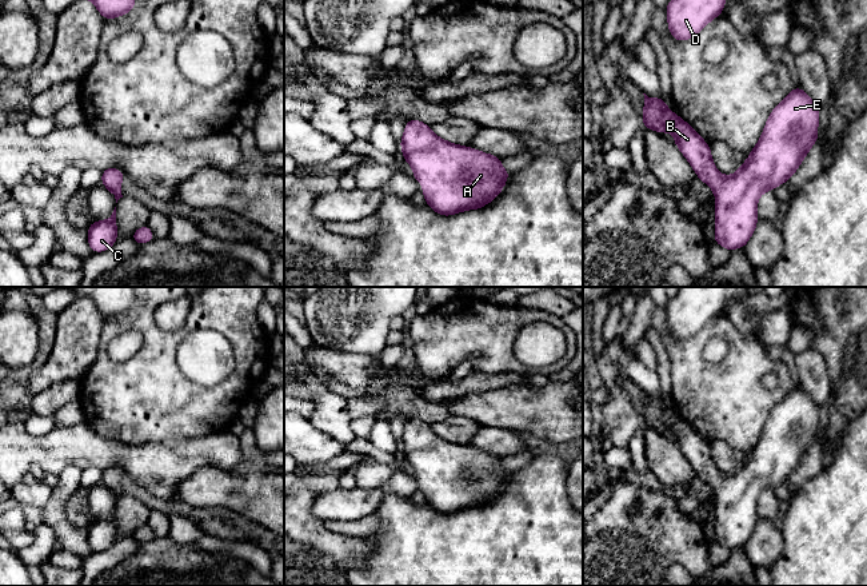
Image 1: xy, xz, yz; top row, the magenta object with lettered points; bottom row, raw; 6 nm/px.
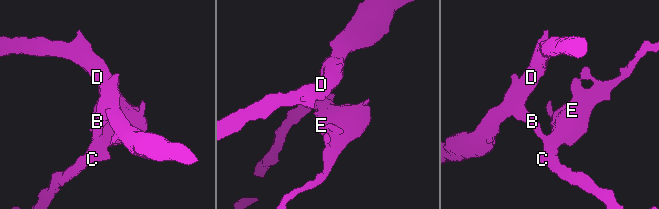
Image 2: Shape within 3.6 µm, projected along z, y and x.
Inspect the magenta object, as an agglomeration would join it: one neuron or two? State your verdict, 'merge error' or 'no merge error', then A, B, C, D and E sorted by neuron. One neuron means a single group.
no merge error; groups A B C D E

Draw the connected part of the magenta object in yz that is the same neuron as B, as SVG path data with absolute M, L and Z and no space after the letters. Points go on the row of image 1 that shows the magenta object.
M796 85L771 112L764 125L763 133L750 152L748 159L740 168L730 176L723 176L715 167L710 144L704 141L699 133L687 124L679 115L663 101L662 95L658 99L650 99L644 95L644 128L654 129L663 135L666 131L674 132L674 143L688 160L703 183L714 190L716 199L715 207L715 236L714 242L732 251L744 248L758 223L758 200L766 191L774 191L779 184L787 183L788 179L802 164L803 159L818 141L819 112L810 95Z

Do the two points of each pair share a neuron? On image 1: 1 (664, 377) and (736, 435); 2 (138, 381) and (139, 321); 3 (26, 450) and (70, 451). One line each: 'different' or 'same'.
1: different
2: same
3: same

